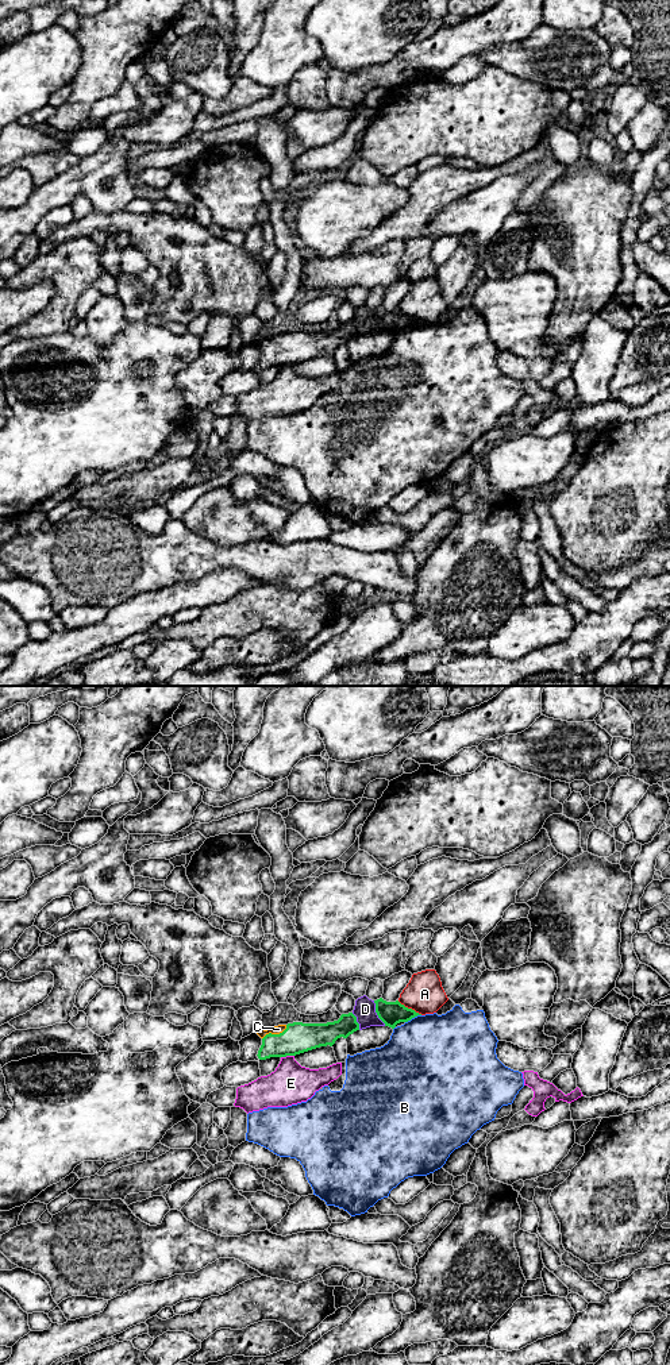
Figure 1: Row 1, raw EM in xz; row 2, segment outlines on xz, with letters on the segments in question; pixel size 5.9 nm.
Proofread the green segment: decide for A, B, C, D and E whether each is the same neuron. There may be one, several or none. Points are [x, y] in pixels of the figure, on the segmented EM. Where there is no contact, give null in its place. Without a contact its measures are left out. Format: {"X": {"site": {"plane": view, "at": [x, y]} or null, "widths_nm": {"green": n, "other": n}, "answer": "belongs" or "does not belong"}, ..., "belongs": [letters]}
{"A": {"site": {"plane": "xz", "at": [409, 1009]}, "widths_nm": {"green": 140, "other": 220}, "answer": "does not belong"}, "B": {"site": {"plane": "xz", "at": [412, 1017]}, "widths_nm": {"green": 140, "other": 480}, "answer": "does not belong"}, "C": {"site": {"plane": "xz", "at": [274, 1034]}, "widths_nm": {"green": 180, "other": 50}, "answer": "belongs"}, "D": {"site": {"plane": "xz", "at": [376, 1011]}, "widths_nm": {"green": 140, "other": 130}, "answer": "does not belong"}, "E": {"site": {"plane": "xz", "at": [287, 1055]}, "widths_nm": {"green": 180, "other": 240}, "answer": "does not belong"}, "belongs": ["C"]}

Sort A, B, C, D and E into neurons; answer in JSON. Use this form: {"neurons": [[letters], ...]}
{"neurons": [["A"], ["B"], ["C"], ["D"], ["E"]]}

